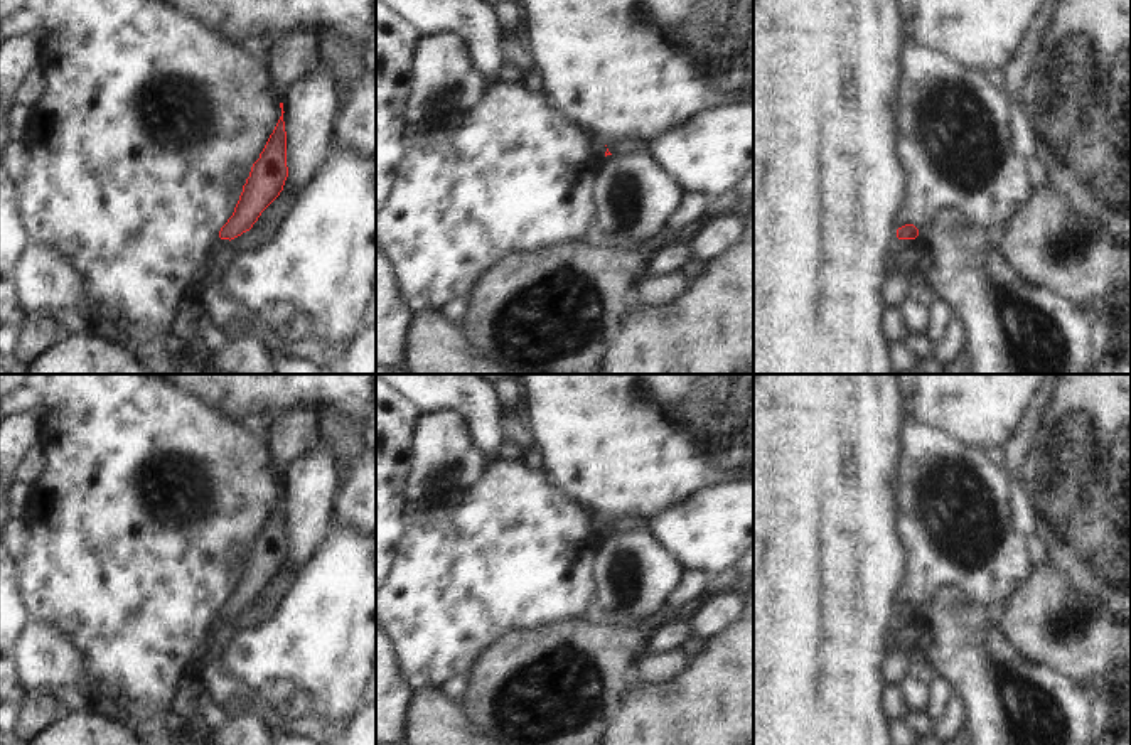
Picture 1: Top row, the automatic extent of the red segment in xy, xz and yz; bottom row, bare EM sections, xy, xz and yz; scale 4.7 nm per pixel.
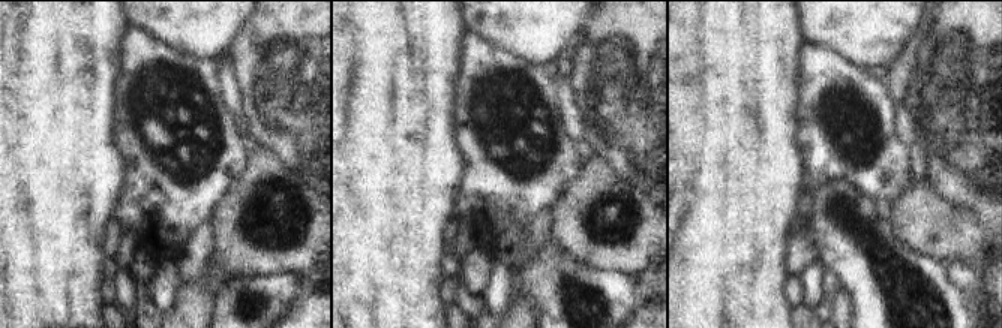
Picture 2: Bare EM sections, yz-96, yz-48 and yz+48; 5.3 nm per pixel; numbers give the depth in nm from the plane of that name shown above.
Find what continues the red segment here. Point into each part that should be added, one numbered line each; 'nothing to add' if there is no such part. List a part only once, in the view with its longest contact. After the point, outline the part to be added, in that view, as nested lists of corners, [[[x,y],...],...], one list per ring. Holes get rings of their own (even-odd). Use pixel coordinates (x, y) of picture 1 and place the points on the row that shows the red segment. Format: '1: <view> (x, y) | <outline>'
1: yz (907, 255) | [[[898,239],[895,246],[895,270],[920,273],[920,251],[914,239]]]

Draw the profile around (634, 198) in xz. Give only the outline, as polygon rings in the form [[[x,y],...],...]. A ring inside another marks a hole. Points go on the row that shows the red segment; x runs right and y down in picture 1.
[[[647,152],[607,155],[593,180],[595,226],[644,243],[661,233],[684,189]]]

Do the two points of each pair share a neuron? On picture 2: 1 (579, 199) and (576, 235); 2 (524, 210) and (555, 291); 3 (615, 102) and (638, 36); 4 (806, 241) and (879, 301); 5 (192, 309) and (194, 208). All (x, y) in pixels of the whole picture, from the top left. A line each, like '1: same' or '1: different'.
1: same
2: different
3: same
4: different
5: different

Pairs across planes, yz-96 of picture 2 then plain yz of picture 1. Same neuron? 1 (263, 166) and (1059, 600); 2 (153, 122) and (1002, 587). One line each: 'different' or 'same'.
1: same
2: same

